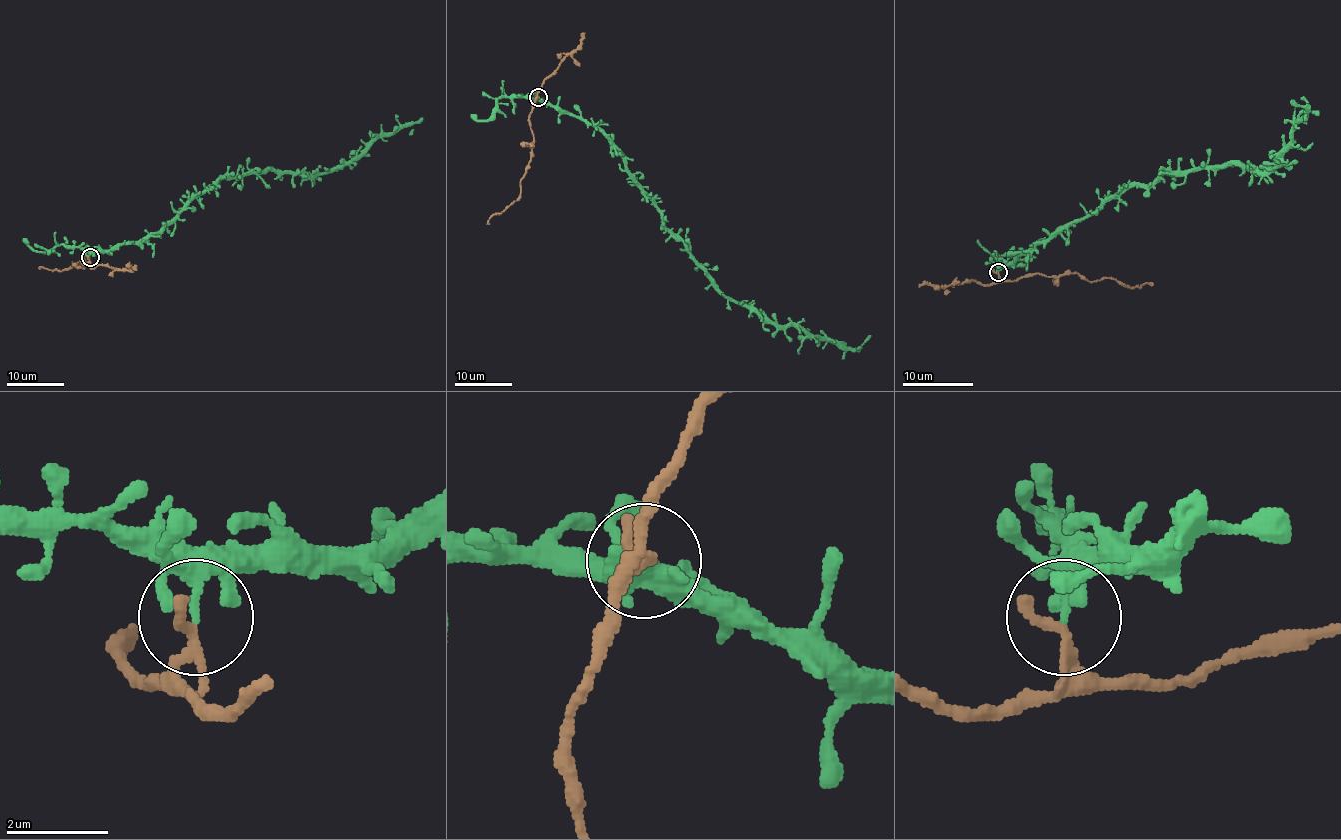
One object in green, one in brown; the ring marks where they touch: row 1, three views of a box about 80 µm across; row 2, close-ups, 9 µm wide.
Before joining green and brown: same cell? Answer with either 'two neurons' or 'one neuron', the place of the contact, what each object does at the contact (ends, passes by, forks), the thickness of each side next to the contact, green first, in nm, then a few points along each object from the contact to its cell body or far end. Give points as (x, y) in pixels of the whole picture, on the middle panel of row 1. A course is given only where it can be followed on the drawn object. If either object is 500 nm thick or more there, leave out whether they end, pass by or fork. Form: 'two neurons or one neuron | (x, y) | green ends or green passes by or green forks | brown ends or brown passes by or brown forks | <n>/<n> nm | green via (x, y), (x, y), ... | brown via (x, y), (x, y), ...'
two neurons | (538, 97) | green ends | brown ends | 240/260 nm | green via (538, 97), (593, 123), (668, 230), (725, 295), (779, 325), (800, 325), (849, 348), (871, 335) | brown via (538, 97), (529, 123), (534, 137), (532, 156), (521, 181), (521, 194), (486, 224)

